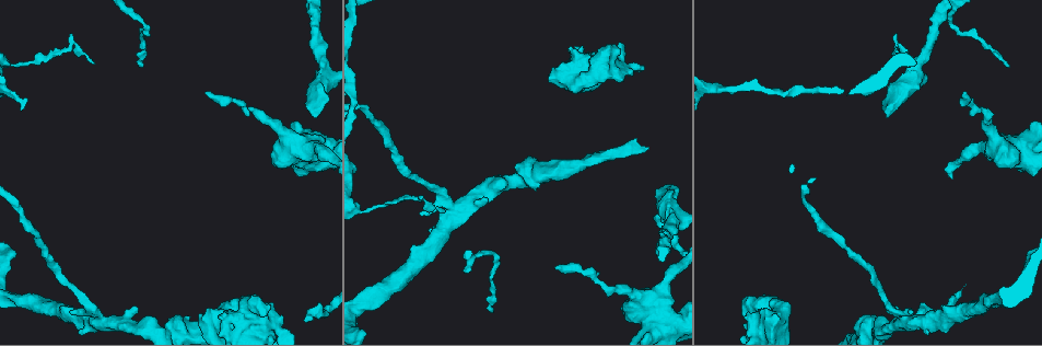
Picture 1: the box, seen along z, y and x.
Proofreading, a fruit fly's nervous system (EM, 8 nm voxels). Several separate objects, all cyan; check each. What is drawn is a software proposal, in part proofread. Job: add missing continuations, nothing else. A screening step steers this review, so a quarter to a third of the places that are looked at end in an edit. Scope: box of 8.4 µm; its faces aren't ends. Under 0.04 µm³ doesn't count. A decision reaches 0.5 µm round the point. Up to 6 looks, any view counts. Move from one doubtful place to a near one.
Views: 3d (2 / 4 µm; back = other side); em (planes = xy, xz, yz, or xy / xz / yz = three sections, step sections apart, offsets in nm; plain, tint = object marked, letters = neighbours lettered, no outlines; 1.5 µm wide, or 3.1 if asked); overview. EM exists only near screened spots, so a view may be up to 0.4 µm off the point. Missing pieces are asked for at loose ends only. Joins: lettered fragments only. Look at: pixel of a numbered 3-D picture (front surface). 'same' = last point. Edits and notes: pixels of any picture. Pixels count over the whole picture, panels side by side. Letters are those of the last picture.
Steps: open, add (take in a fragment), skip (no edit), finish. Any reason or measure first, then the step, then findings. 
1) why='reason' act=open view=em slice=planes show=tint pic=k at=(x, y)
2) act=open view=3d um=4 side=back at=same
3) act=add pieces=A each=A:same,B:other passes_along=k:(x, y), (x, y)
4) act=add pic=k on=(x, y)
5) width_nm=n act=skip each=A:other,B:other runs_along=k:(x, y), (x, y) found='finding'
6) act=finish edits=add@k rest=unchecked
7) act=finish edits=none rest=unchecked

why='tapers out' act=open view=3d um=4 pic=1 at=(70, 313)

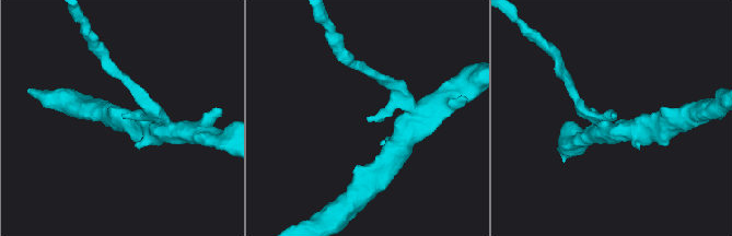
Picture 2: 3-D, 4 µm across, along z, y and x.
why='shape alone is not enough' act=open view=em slice=planes show=plain pic=2 at=(123, 115)

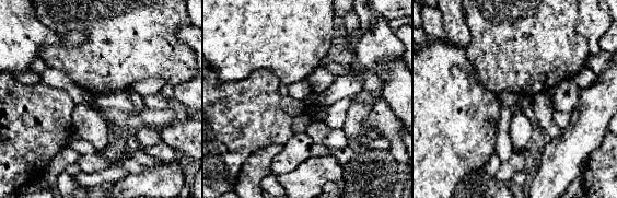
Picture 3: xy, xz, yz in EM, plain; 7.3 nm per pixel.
why='see the neighbours' act=open view=em slice=planes show=letters at=same

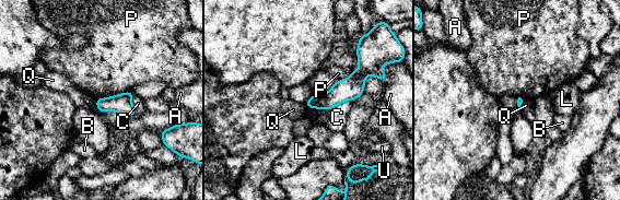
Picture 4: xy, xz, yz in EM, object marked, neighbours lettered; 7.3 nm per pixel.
act=skip each=A:other,B:other,C:other,L:other,P:other,Q:other,U:other found='no lettered fragment goes on from it'

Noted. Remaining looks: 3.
why='thick end' act=open view=3d um=4 pic=1 at=(199, 325)

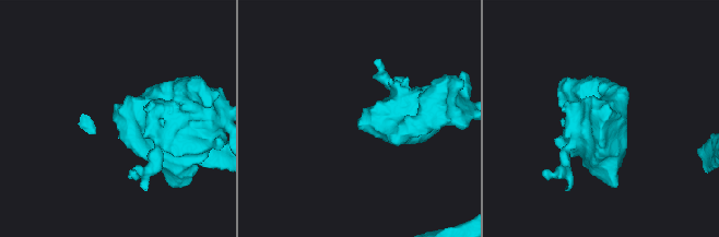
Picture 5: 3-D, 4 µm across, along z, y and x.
why='need the tissue' act=open view=em slice=planes show=tint pic=5 at=(114, 120)

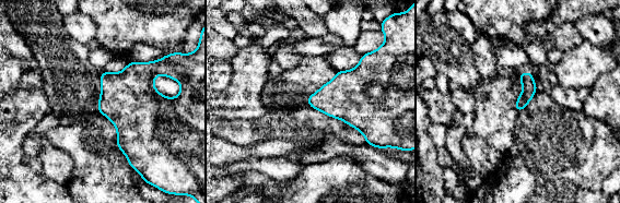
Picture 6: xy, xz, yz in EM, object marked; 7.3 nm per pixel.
act=open view=em slice=planes show=letters at=same

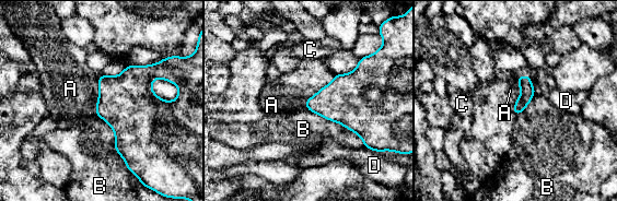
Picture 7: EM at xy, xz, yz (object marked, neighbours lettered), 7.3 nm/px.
act=skip each=A:other,B:other,C:other,D:other border=7:(99, 116), (138, 177) found='no lettered fragment goes on from it'

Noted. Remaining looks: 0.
act=finish edits=none rest=unchecked

